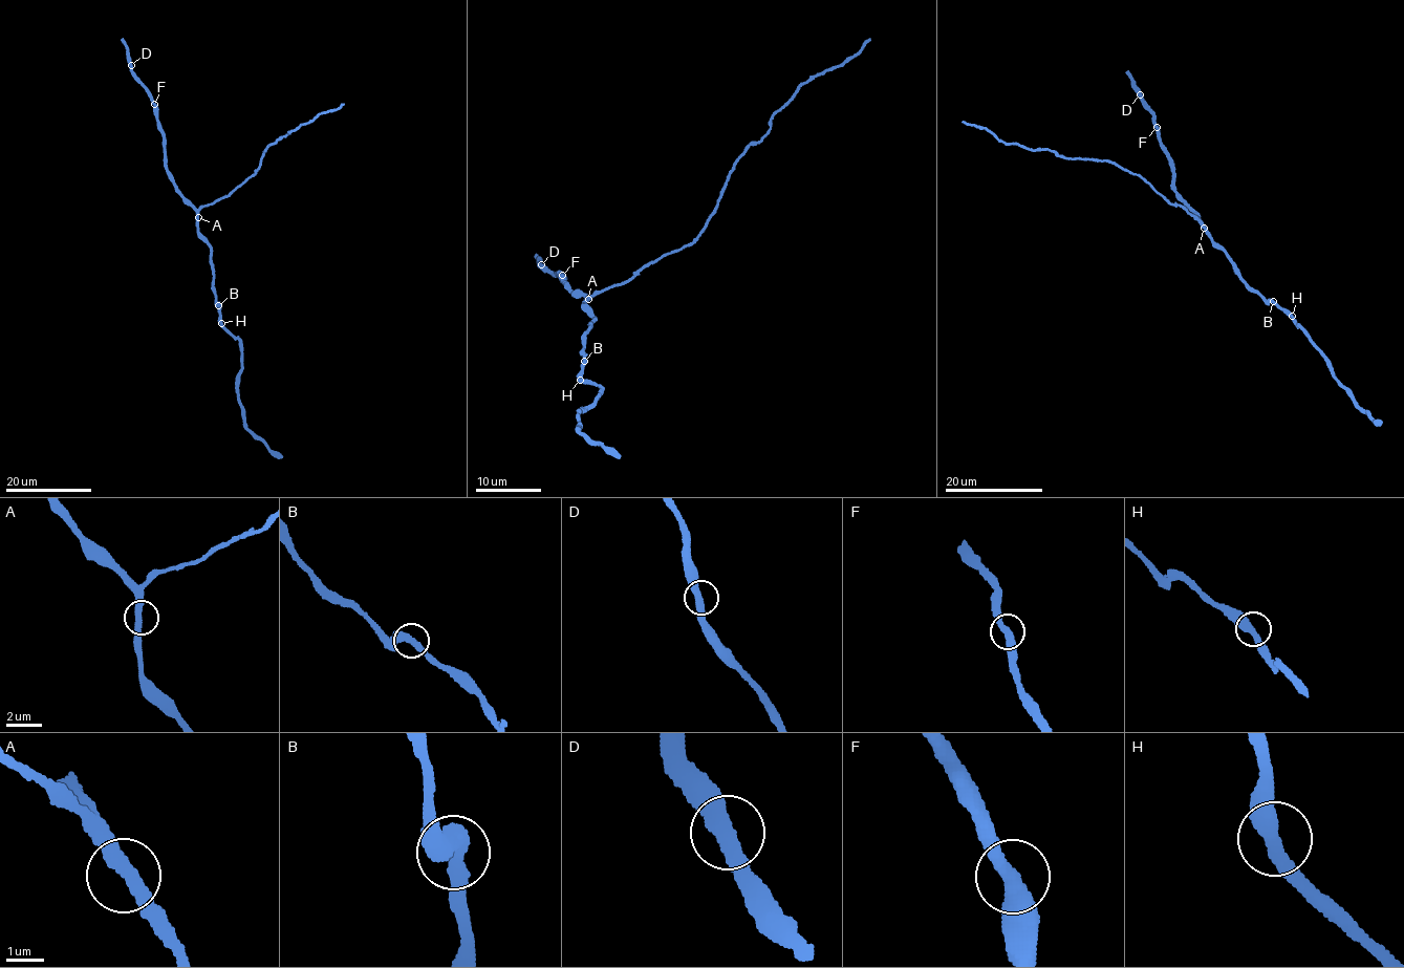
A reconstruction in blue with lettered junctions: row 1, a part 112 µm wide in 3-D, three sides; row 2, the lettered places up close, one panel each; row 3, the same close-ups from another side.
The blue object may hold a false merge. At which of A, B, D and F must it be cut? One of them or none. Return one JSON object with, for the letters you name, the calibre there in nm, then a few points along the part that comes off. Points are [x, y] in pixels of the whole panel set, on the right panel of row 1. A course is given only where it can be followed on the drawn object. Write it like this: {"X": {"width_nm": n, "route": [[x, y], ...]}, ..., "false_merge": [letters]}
{"false_merge": []}

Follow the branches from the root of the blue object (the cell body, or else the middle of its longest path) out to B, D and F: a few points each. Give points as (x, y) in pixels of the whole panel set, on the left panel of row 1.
B: (197, 218), (198, 235), (210, 248), (218, 305)
D: (197, 218), (193, 207), (167, 172), (165, 137), (156, 107), (131, 65)
F: (197, 218), (193, 207), (177, 189), (165, 168), (165, 137), (154, 104)

